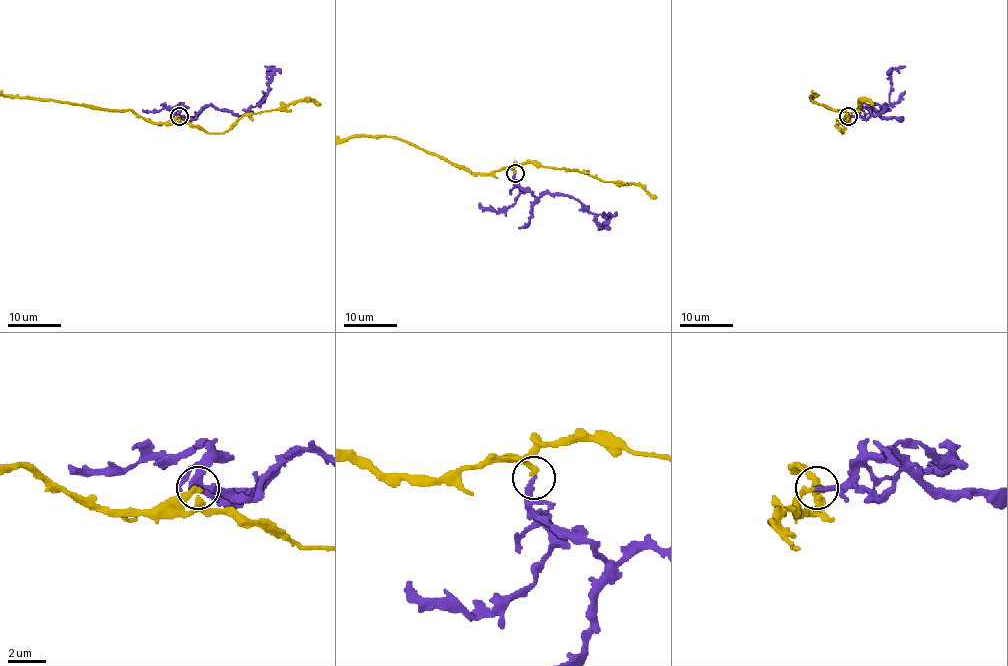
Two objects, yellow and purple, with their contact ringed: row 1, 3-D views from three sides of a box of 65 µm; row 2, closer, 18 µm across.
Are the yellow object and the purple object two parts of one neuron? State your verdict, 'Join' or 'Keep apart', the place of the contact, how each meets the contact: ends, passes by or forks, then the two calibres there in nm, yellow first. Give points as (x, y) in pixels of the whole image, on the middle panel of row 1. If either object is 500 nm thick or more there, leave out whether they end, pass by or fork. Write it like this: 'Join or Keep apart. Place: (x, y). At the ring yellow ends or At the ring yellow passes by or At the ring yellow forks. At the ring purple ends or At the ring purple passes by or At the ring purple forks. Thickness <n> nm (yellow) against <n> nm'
Join. Place: (515, 173). At the ring yellow ends. At the ring purple ends. Thickness 280 nm (yellow) against 260 nm

